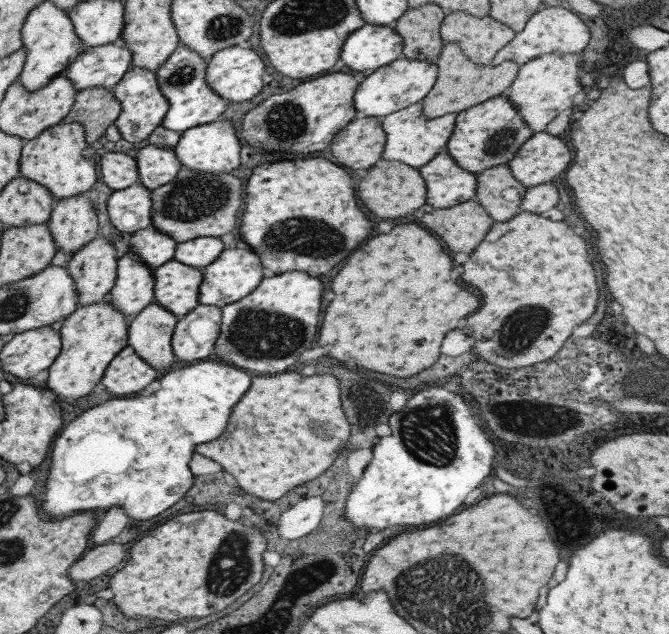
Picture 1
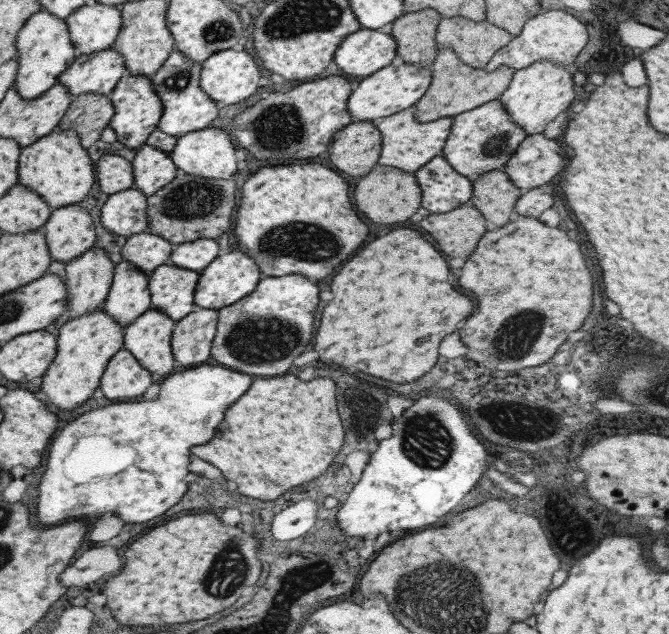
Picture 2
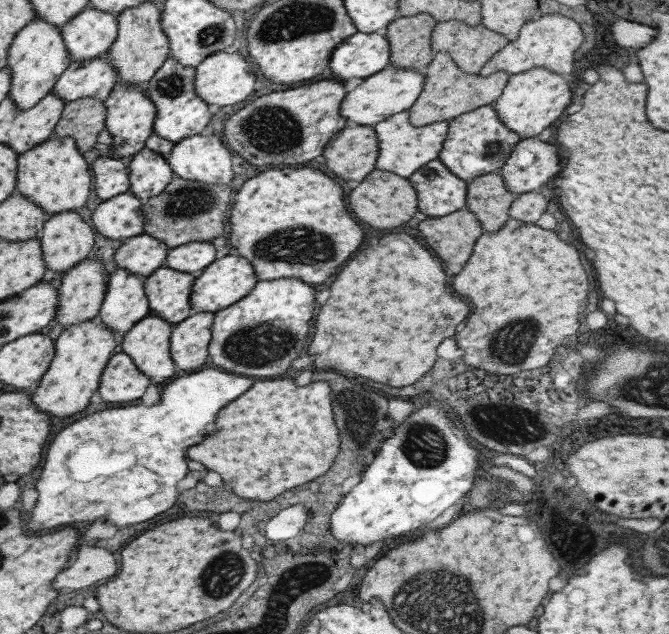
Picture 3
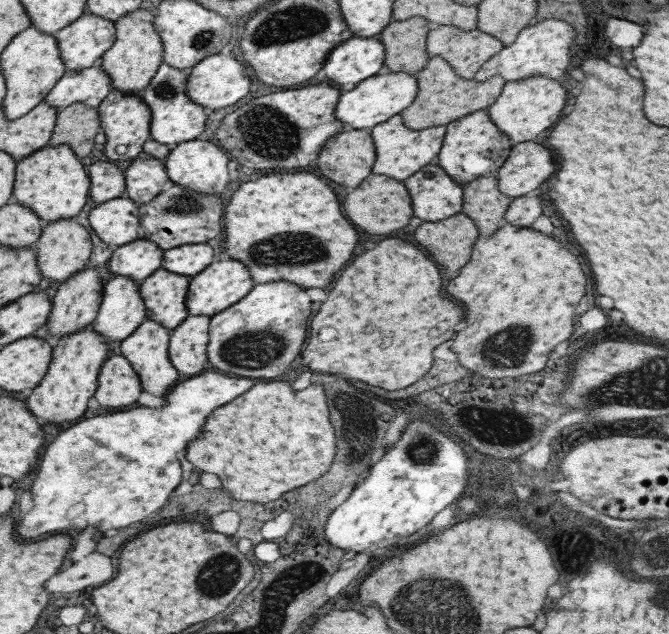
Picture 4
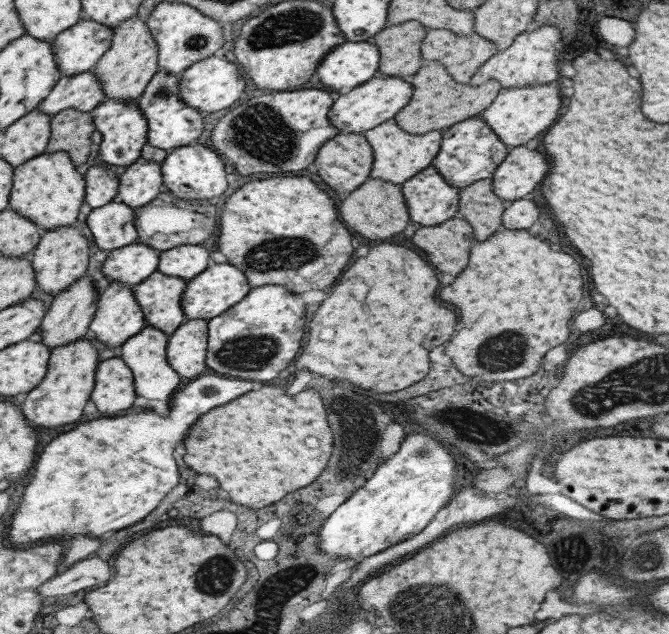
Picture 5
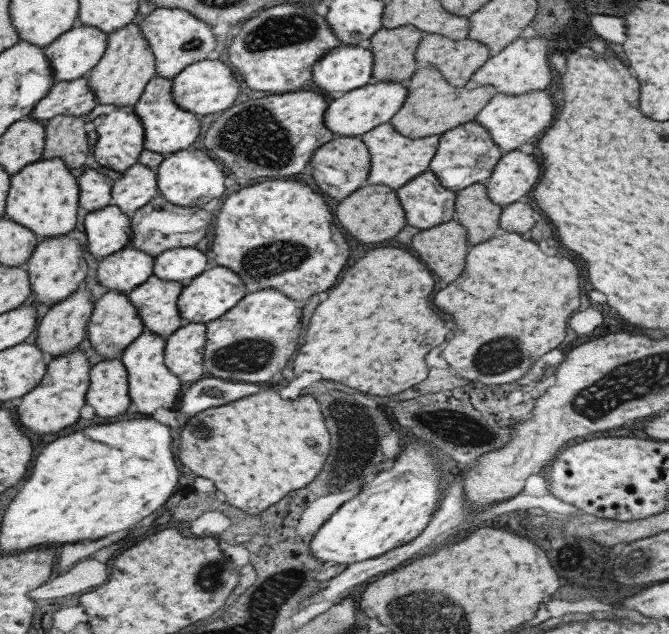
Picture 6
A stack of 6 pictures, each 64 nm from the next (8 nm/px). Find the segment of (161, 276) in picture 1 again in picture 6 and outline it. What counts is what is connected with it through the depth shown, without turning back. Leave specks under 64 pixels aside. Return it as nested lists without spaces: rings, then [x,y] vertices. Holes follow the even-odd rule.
[[[152,274],[127,293],[143,329],[166,338],[183,324],[176,303],[182,287],[177,281],[159,279]]]

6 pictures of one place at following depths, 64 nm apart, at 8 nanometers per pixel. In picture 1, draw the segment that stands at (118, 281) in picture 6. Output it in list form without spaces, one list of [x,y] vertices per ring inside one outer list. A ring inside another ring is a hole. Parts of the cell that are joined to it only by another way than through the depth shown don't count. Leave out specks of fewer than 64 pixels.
[[[153,227],[131,233],[127,250],[139,255],[139,259],[153,270],[173,259],[176,242]]]

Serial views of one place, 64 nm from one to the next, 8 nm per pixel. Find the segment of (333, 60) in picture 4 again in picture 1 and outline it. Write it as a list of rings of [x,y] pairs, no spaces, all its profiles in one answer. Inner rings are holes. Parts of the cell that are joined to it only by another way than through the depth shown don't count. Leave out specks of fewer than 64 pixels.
[[[365,23],[347,35],[339,59],[351,70],[375,70],[401,58],[403,39],[386,25]]]

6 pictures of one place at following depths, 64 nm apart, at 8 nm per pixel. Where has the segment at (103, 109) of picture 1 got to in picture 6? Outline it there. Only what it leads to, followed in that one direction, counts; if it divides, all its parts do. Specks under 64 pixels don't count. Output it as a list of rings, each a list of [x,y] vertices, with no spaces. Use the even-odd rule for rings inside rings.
[[[57,115],[44,124],[41,159],[61,158],[67,169],[77,168],[87,160],[87,123],[85,117]]]

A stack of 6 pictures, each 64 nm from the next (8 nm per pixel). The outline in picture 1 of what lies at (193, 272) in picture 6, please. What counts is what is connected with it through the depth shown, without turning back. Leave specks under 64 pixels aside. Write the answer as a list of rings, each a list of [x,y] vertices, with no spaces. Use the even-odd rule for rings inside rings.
[[[202,236],[176,243],[173,259],[184,265],[203,268],[210,265],[222,250],[223,242],[219,237]]]

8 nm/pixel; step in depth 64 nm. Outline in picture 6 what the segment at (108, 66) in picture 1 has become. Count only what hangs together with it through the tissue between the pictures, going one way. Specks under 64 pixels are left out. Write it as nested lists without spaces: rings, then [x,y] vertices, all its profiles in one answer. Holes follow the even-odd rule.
[[[87,75],[69,82],[54,81],[48,94],[38,100],[33,111],[27,115],[32,120],[47,122],[57,115],[85,116],[98,103],[95,91],[87,83]]]

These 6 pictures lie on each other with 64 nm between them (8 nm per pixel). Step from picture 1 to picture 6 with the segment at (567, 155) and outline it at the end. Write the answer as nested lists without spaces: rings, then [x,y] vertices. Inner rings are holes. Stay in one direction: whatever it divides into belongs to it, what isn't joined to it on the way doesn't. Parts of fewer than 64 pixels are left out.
[[[518,149],[503,153],[502,158],[493,166],[491,176],[483,182],[487,197],[499,206],[522,200],[535,186],[541,172],[541,164],[532,153],[525,154]]]

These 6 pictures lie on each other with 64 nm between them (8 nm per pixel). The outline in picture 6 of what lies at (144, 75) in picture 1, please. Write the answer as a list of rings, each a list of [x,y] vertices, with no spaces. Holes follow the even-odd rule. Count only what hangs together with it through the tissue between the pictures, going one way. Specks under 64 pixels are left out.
[[[96,105],[85,116],[87,126],[94,129],[97,139],[94,143],[93,159],[99,166],[106,166],[117,172],[123,172],[138,162],[143,148],[143,126],[134,112],[134,106]]]

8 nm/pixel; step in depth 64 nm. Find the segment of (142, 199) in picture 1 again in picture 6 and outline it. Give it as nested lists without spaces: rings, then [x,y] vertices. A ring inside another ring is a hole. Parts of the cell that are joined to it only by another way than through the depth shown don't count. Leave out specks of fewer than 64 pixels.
[[[115,205],[88,212],[83,225],[86,250],[93,256],[107,256],[127,247],[131,240],[130,216]]]

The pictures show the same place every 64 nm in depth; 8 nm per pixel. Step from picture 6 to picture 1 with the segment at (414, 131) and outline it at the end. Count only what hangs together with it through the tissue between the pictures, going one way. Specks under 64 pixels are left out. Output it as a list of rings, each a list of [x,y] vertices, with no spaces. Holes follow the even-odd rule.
[[[444,43],[434,63],[437,65],[435,82],[429,93],[420,100],[423,117],[427,118],[459,113],[479,102],[504,94],[519,70],[519,65],[511,60],[496,65],[479,65],[467,59],[457,43]]]

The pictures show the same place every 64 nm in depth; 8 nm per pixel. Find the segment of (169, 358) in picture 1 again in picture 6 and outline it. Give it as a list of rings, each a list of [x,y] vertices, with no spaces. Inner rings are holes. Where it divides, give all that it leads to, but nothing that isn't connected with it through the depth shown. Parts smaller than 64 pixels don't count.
[[[143,329],[134,341],[122,350],[119,360],[127,371],[129,399],[135,405],[135,415],[151,416],[156,408],[170,409],[177,400],[180,380],[163,364],[164,337]]]

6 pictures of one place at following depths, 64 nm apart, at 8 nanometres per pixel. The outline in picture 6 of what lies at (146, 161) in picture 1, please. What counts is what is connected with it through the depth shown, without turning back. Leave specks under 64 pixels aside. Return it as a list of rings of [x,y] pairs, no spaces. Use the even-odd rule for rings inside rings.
[[[135,162],[121,172],[119,178],[113,179],[109,204],[131,216],[134,210],[147,205],[157,195],[155,171],[143,163]]]

